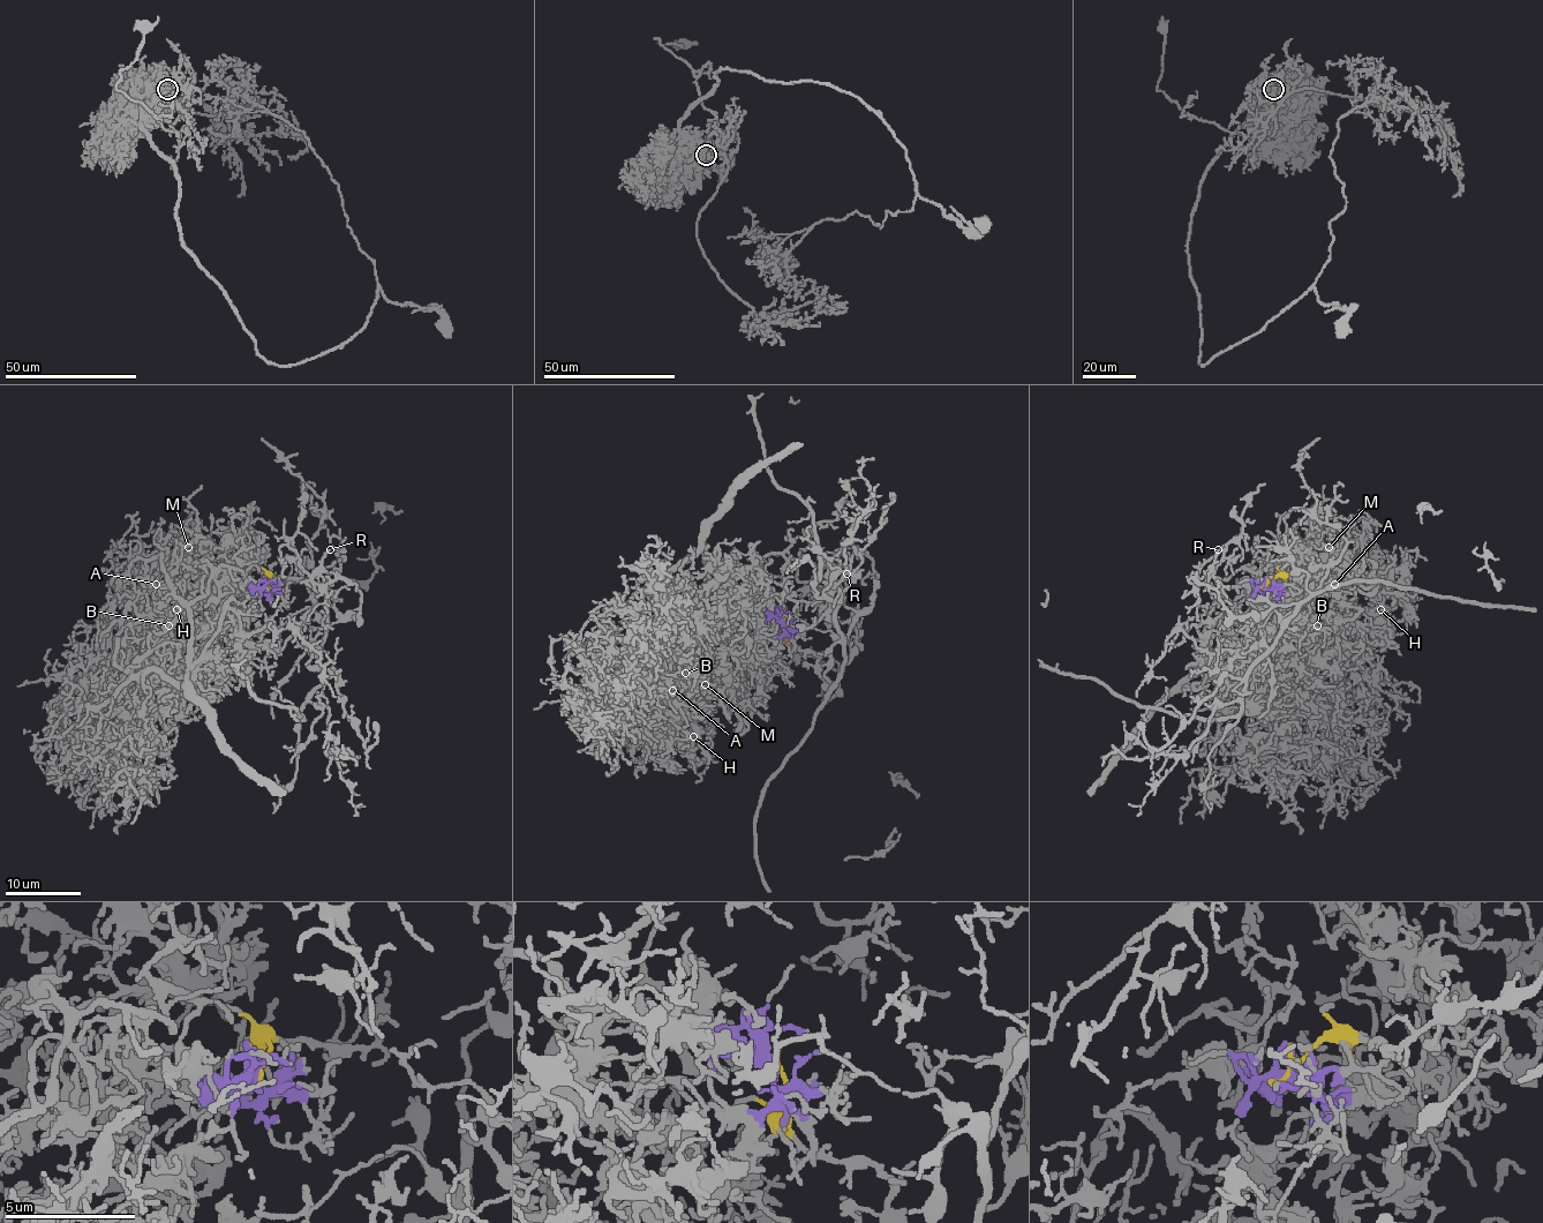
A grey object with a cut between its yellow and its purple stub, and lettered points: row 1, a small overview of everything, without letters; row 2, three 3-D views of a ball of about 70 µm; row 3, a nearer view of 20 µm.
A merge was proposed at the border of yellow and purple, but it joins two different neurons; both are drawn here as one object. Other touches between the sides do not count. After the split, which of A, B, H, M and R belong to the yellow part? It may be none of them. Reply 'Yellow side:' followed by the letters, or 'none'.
Yellow side: R

